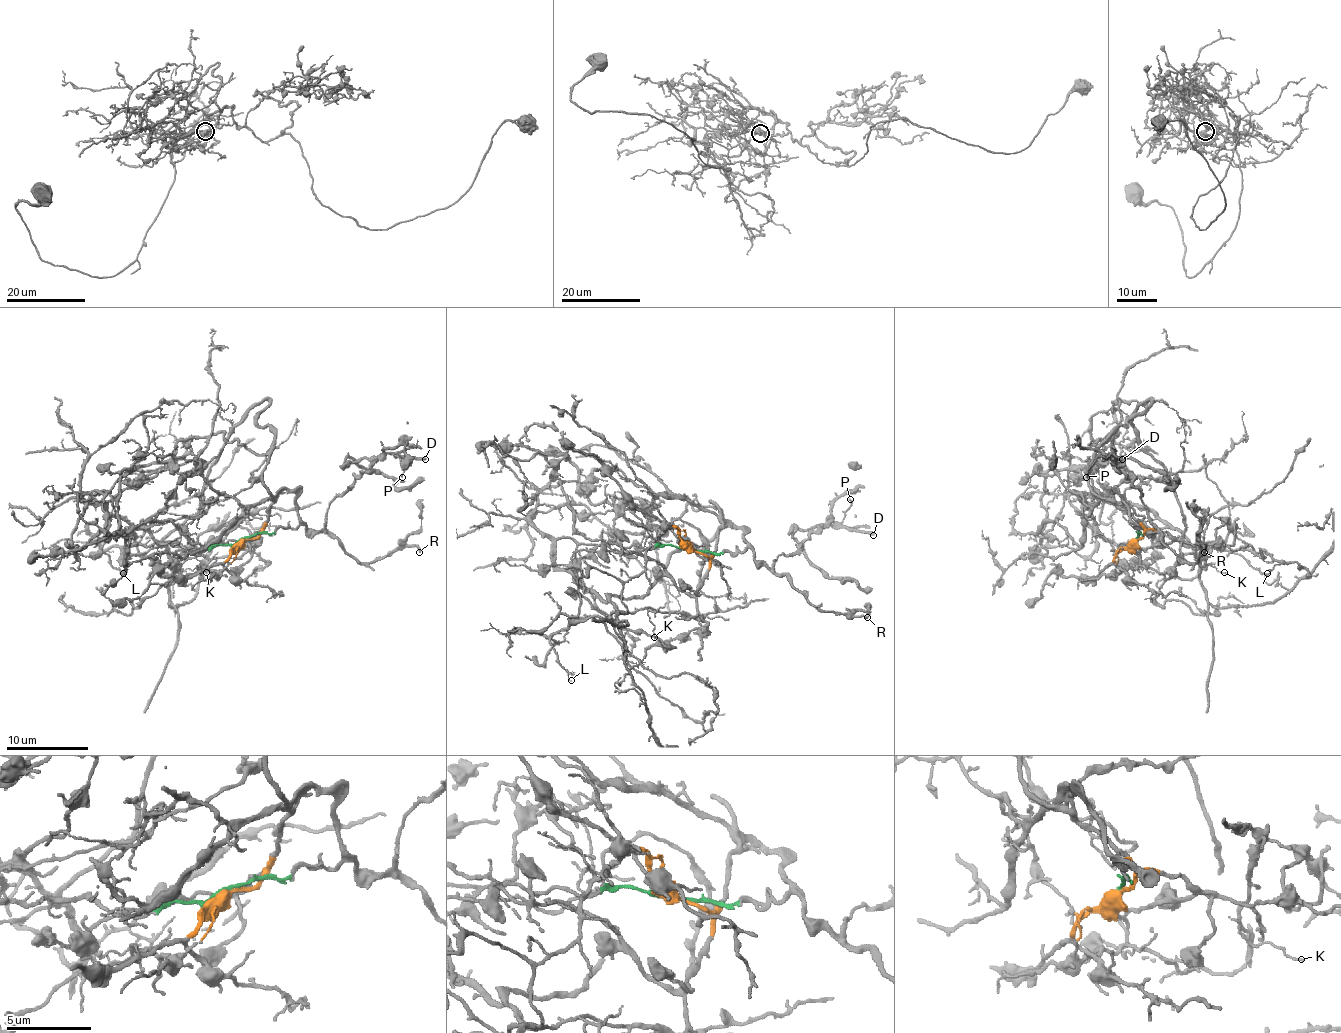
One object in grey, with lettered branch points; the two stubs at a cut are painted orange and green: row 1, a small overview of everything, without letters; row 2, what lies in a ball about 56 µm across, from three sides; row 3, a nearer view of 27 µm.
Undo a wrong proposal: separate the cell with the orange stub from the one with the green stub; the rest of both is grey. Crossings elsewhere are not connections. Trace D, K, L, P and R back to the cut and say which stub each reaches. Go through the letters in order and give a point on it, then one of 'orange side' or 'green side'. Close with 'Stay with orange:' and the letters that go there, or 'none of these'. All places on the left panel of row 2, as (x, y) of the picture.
D: (425, 459) | green side
K: (206, 572) | orange side
L: (123, 573) | orange side
P: (402, 477) | green side
R: (419, 552) | green side
Stay with orange: K, L

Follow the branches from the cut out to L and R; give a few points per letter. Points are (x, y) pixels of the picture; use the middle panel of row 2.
L: (689, 549), (674, 527), (664, 529), (646, 564), (623, 584), (627, 609), (574, 619), (551, 638), (572, 681)
R: (689, 549), (722, 554), (744, 552), (748, 547), (757, 560), (787, 578), (812, 605), (837, 613), (868, 617)

